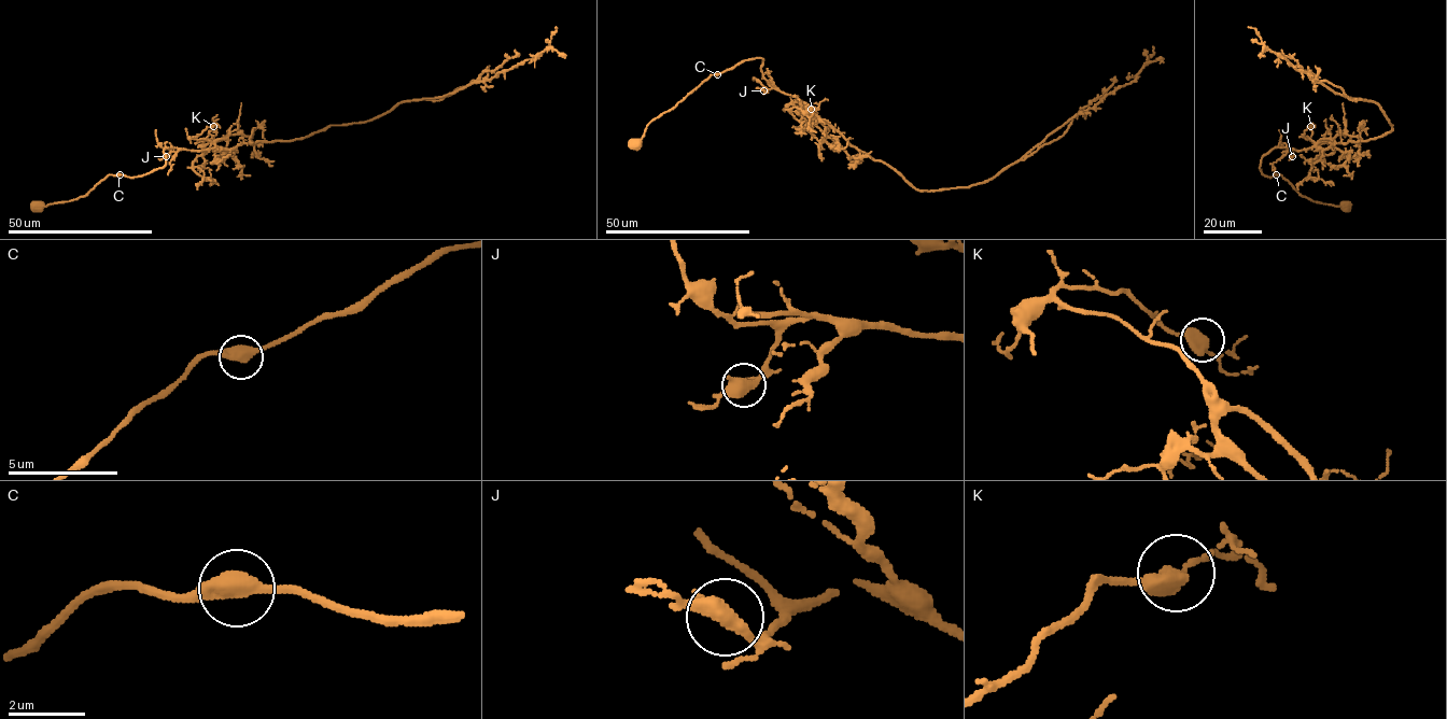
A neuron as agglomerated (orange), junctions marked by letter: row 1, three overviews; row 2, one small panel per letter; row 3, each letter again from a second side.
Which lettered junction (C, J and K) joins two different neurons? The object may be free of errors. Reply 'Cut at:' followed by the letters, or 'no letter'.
Cut at: no letter

